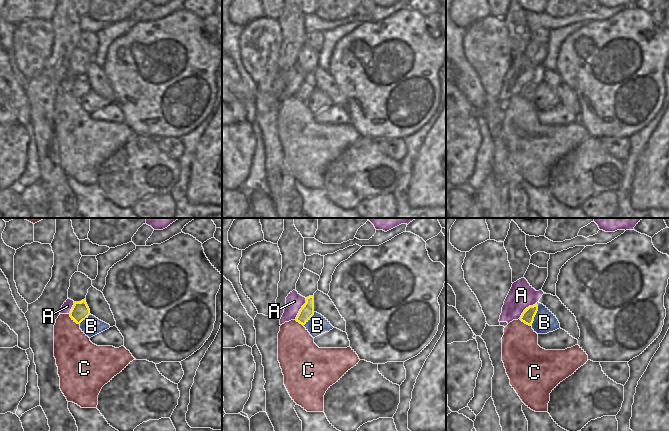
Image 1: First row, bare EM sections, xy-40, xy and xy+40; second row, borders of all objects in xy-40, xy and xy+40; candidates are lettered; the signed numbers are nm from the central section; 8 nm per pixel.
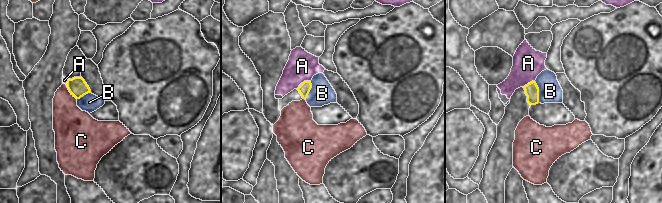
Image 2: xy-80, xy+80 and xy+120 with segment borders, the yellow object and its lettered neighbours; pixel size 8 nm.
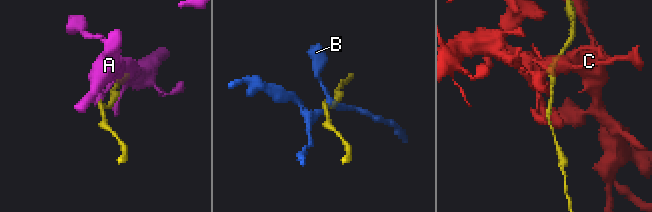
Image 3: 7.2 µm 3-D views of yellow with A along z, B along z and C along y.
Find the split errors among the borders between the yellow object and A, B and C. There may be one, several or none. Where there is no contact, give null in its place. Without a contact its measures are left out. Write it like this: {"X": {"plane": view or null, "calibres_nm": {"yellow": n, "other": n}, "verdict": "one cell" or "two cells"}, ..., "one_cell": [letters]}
{"A": {"plane": "xy", "calibres_nm": {"yellow": 110, "other": 140}, "verdict": "two cells"}, "B": {"plane": "xy+40", "calibres_nm": {"yellow": 100, "other": 180}, "verdict": "two cells"}, "C": {"plane": "xy-40", "calibres_nm": {"yellow": 150, "other": 320}, "verdict": "two cells"}, "one_cell": []}

